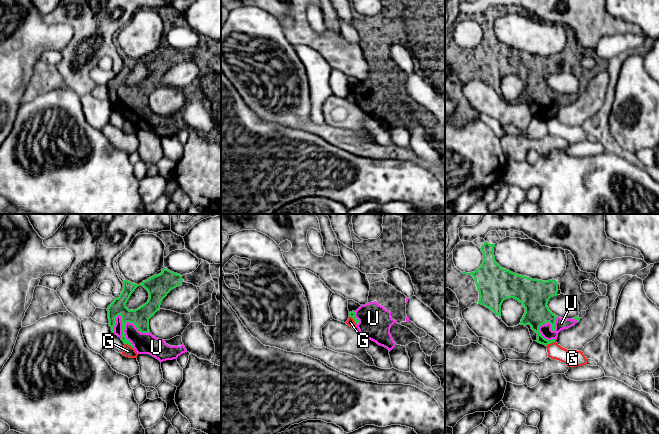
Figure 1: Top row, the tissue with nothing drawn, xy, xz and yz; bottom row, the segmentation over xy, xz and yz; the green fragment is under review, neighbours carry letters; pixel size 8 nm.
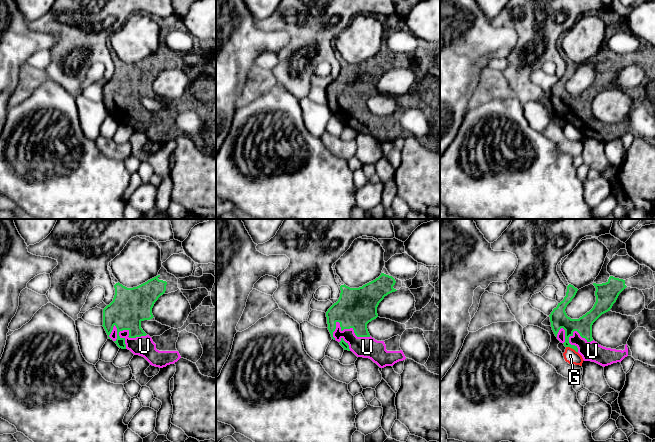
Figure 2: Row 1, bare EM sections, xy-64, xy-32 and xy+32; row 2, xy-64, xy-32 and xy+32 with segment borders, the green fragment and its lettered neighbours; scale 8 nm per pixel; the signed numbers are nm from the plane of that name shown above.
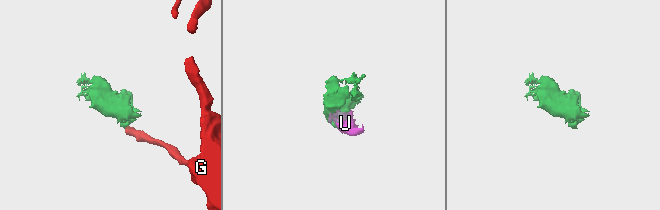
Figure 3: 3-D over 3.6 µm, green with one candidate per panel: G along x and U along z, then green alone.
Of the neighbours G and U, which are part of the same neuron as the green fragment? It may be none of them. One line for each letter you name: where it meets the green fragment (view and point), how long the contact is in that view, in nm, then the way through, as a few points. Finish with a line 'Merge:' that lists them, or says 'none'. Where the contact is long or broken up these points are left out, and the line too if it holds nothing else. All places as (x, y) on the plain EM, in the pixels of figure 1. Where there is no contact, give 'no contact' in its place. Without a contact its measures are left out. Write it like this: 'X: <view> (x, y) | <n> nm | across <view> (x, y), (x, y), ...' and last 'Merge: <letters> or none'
U: xy (124, 100) | 300 nm
Merge: U

